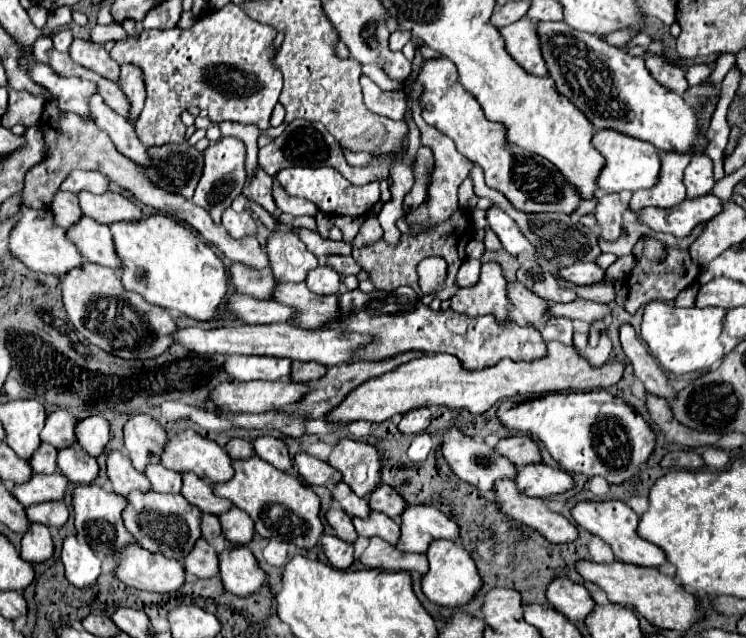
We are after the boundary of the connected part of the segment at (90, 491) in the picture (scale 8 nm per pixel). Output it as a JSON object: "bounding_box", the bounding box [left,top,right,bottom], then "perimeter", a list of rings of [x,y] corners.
{"bounding_box":[72,484,136,556],"perimeter":[[[96,484],[76,486],[72,496],[74,496],[72,506],[74,506],[74,524],[76,524],[76,530],[78,530],[78,538],[84,540],[94,552],[98,552],[98,554],[104,552],[108,556],[116,556],[128,544],[136,544],[136,540],[126,530],[124,520],[122,520],[122,512],[128,506],[126,498],[112,494],[112,492],[106,492],[104,488],[96,486]]]}

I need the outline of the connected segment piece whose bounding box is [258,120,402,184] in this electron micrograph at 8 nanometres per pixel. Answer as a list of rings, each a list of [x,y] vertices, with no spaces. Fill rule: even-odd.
[[[294,120],[294,122],[290,122],[286,126],[286,130],[278,138],[274,138],[268,146],[264,146],[258,152],[258,158],[260,158],[258,164],[270,176],[274,176],[278,170],[288,168],[288,166],[312,166],[312,168],[330,166],[330,168],[338,170],[352,184],[366,184],[366,182],[378,180],[378,178],[388,178],[388,168],[390,168],[392,160],[400,158],[400,156],[402,154],[396,154],[396,156],[376,156],[376,160],[370,166],[354,168],[354,166],[350,166],[346,162],[340,144],[336,144],[336,140],[330,136],[330,132],[326,132],[324,124],[316,124],[316,122],[308,122],[308,120]]]

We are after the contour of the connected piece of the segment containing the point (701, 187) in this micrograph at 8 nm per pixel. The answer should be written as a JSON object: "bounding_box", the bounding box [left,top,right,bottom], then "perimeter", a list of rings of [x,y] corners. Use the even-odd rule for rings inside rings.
{"bounding_box":[684,154,714,198],"perimeter":[[[696,154],[692,156],[686,172],[684,172],[684,184],[686,184],[686,194],[690,198],[704,196],[714,188],[714,178],[712,178],[712,160],[708,154]]]}

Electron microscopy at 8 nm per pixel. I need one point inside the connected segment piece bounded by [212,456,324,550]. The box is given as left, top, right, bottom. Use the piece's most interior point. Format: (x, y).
(282, 508)

